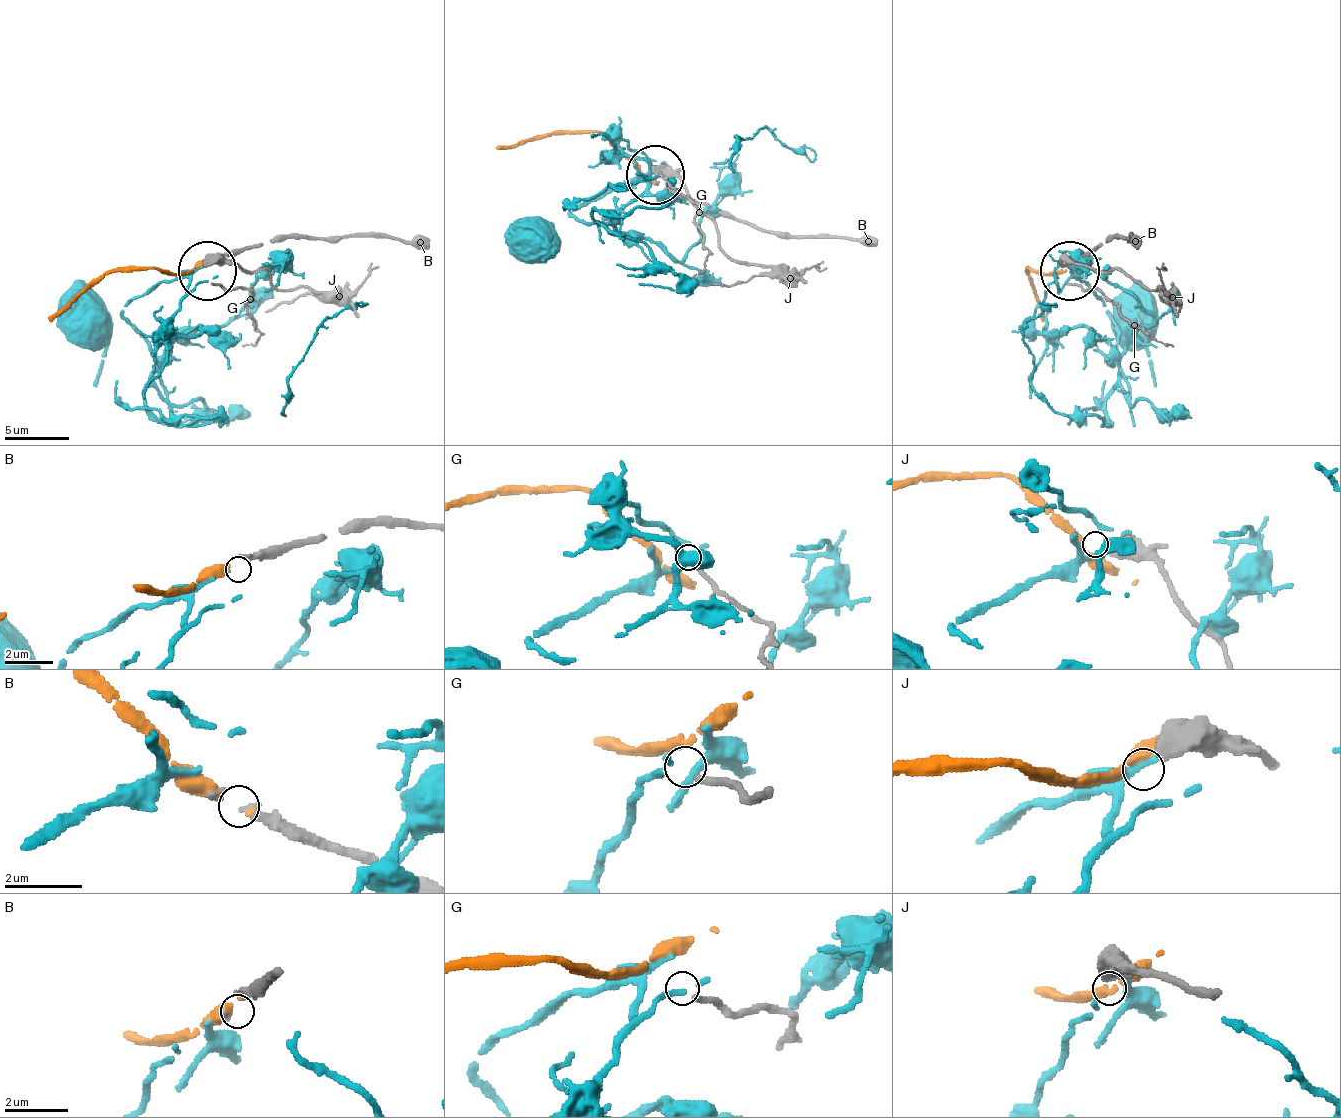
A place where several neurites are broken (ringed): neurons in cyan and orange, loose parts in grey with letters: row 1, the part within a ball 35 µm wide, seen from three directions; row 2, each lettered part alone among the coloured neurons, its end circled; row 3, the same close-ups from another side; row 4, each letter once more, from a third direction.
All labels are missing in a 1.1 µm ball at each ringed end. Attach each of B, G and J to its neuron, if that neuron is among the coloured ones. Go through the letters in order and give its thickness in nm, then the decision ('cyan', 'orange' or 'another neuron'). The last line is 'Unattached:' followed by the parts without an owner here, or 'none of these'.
B: calibre 80 nm; orange
G: calibre 160 nm; another neuron
J: calibre 600 nm; another neuron
Unattached: G, J

